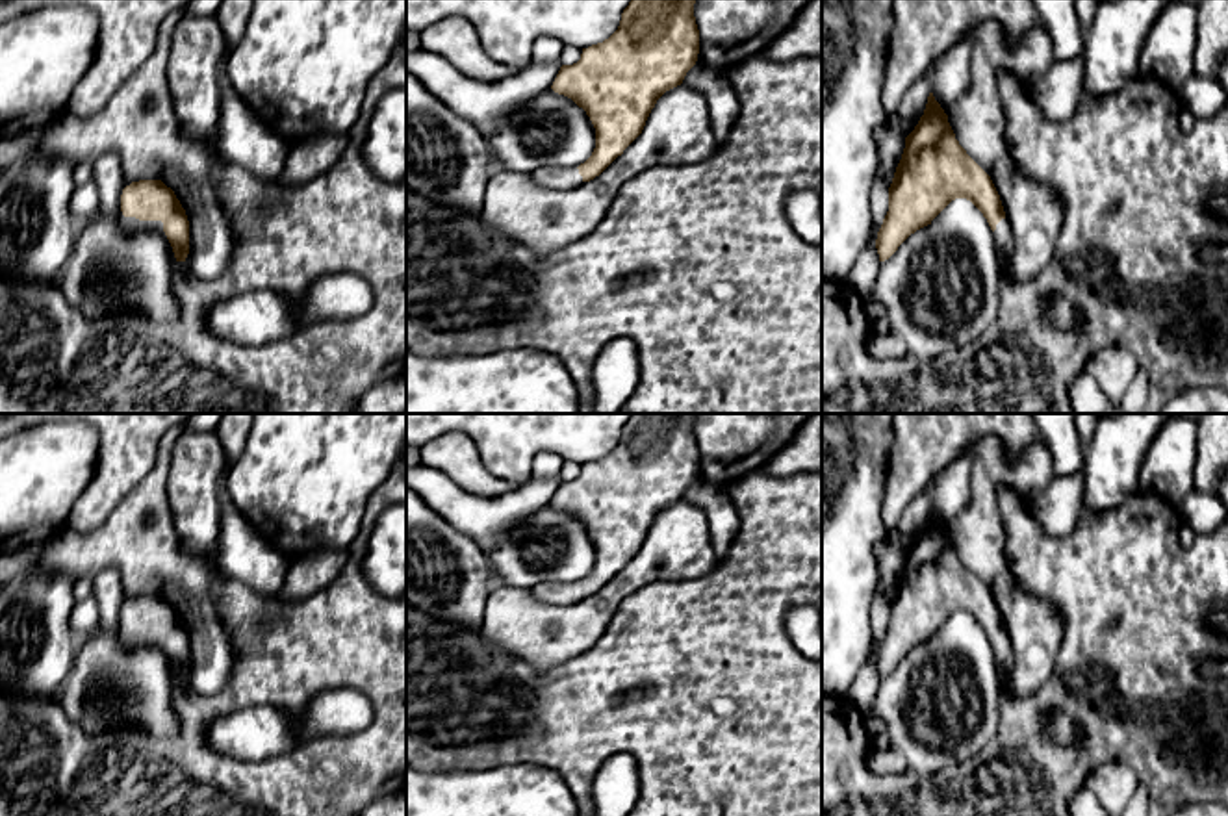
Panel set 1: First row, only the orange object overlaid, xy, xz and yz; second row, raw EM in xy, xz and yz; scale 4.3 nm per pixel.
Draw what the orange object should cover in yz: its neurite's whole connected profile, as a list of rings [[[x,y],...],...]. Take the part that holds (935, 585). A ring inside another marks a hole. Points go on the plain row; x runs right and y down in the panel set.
[[[929,508],[889,603],[889,627],[876,655],[879,677],[955,614],[970,616],[987,634],[996,660],[1011,664],[1011,642],[991,592],[959,560],[948,530]]]

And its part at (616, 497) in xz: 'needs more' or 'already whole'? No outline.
needs more

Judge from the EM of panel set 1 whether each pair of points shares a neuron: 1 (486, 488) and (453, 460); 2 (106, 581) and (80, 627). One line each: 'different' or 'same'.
1: same
2: different

